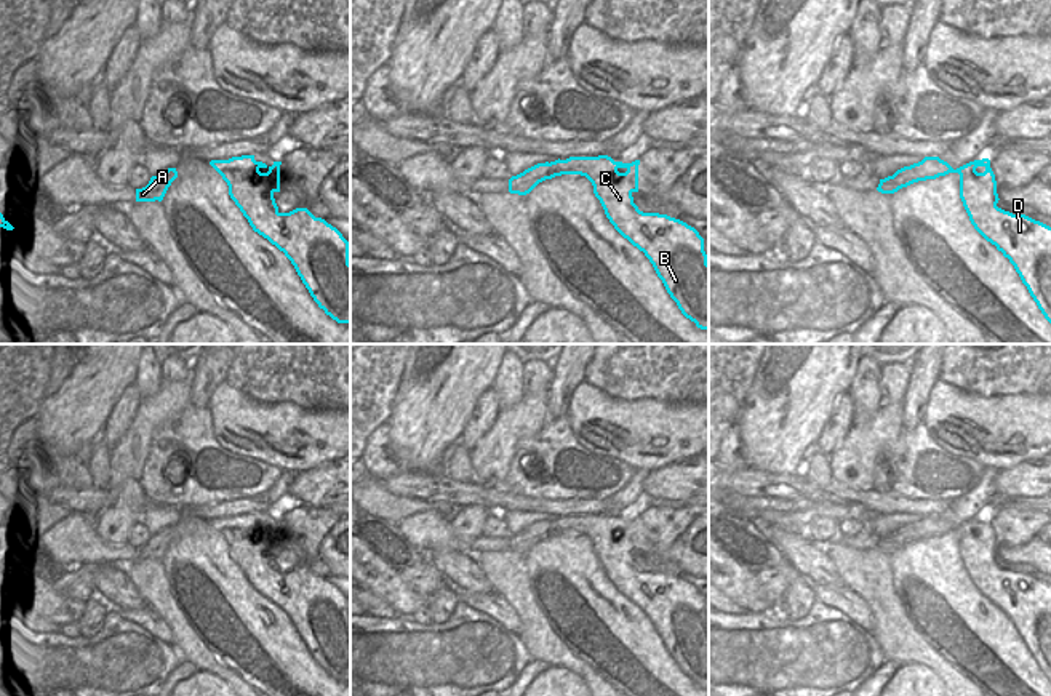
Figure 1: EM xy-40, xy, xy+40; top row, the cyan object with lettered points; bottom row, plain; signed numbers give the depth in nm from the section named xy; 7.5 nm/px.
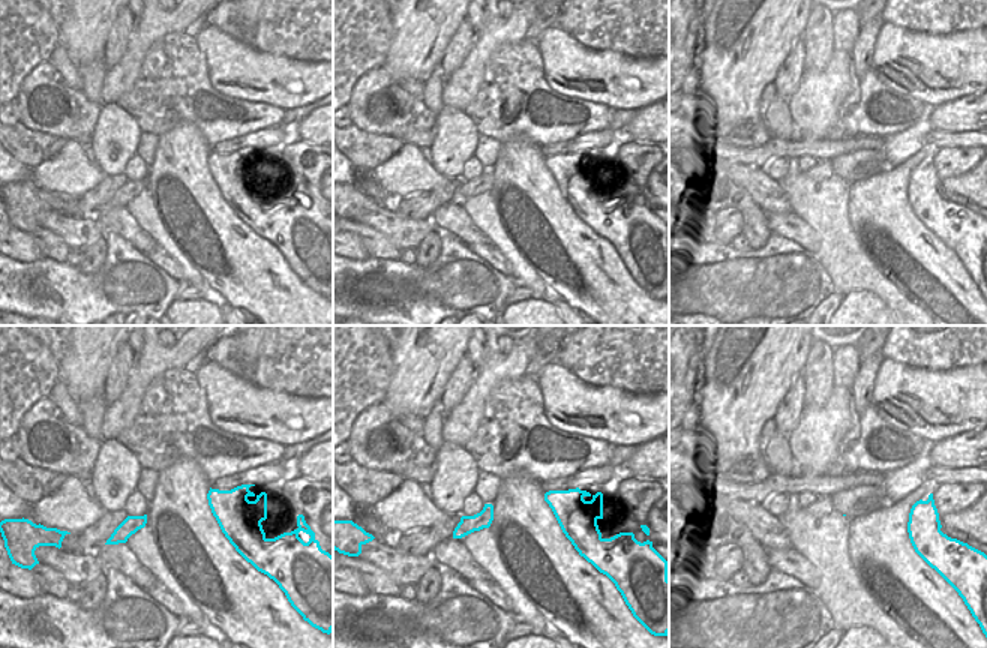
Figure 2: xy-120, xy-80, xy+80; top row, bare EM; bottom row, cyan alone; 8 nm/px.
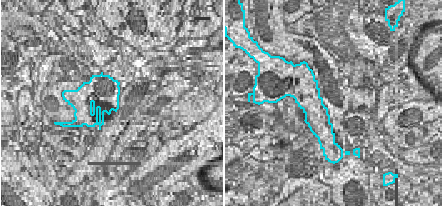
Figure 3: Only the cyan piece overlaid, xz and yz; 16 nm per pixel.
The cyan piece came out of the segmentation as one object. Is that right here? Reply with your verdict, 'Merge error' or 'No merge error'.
No merge error.

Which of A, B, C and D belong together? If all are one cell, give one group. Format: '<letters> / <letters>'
A B C D

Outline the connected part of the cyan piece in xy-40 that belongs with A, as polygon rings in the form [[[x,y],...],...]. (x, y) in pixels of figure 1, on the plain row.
[[[168,526],[157,534],[152,534],[146,546],[136,547],[136,560],[162,560],[176,536],[176,526]]]

